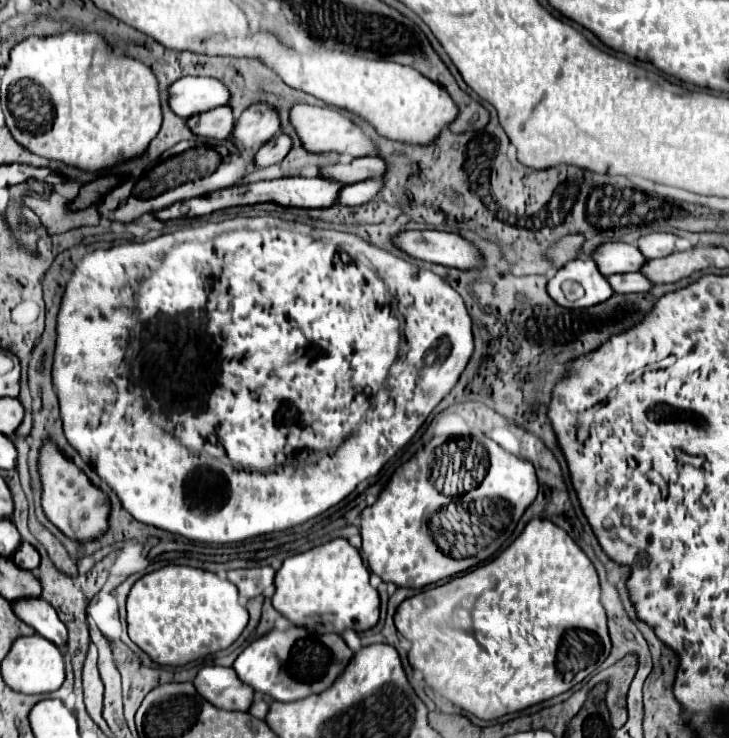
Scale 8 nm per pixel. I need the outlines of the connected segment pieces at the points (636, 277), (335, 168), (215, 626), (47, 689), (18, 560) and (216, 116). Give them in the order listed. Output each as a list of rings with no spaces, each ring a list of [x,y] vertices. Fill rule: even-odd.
[[[643,273],[611,275],[609,281],[611,281],[611,287],[617,289],[617,293],[641,293],[641,291],[651,291],[655,287],[655,283],[647,281]]]
[[[359,157],[347,165],[341,165],[341,163],[327,165],[321,169],[321,175],[341,181],[343,185],[351,185],[351,183],[365,181],[371,177],[373,179],[383,177],[383,173],[387,173],[387,169],[389,169],[389,163],[381,157]]]
[[[165,565],[157,571],[143,575],[131,589],[127,597],[127,623],[131,641],[141,647],[159,665],[185,665],[193,659],[227,649],[245,629],[249,621],[247,609],[239,603],[239,591],[231,581],[219,575],[185,565]]]
[[[31,635],[31,637],[19,637],[7,657],[3,659],[1,673],[5,683],[19,693],[35,695],[35,693],[53,693],[63,685],[65,679],[65,665],[63,665],[63,653],[59,651],[57,645],[47,641],[41,635]]]
[[[23,543],[23,545],[19,547],[19,551],[15,551],[13,561],[15,561],[15,565],[19,565],[21,569],[33,571],[33,569],[39,567],[39,561],[41,561],[41,559],[39,559],[39,553],[33,549],[33,545]]]
[[[217,107],[207,113],[199,113],[195,117],[187,119],[187,125],[191,131],[203,137],[213,137],[213,139],[231,139],[233,127],[235,127],[235,117],[231,107]]]

